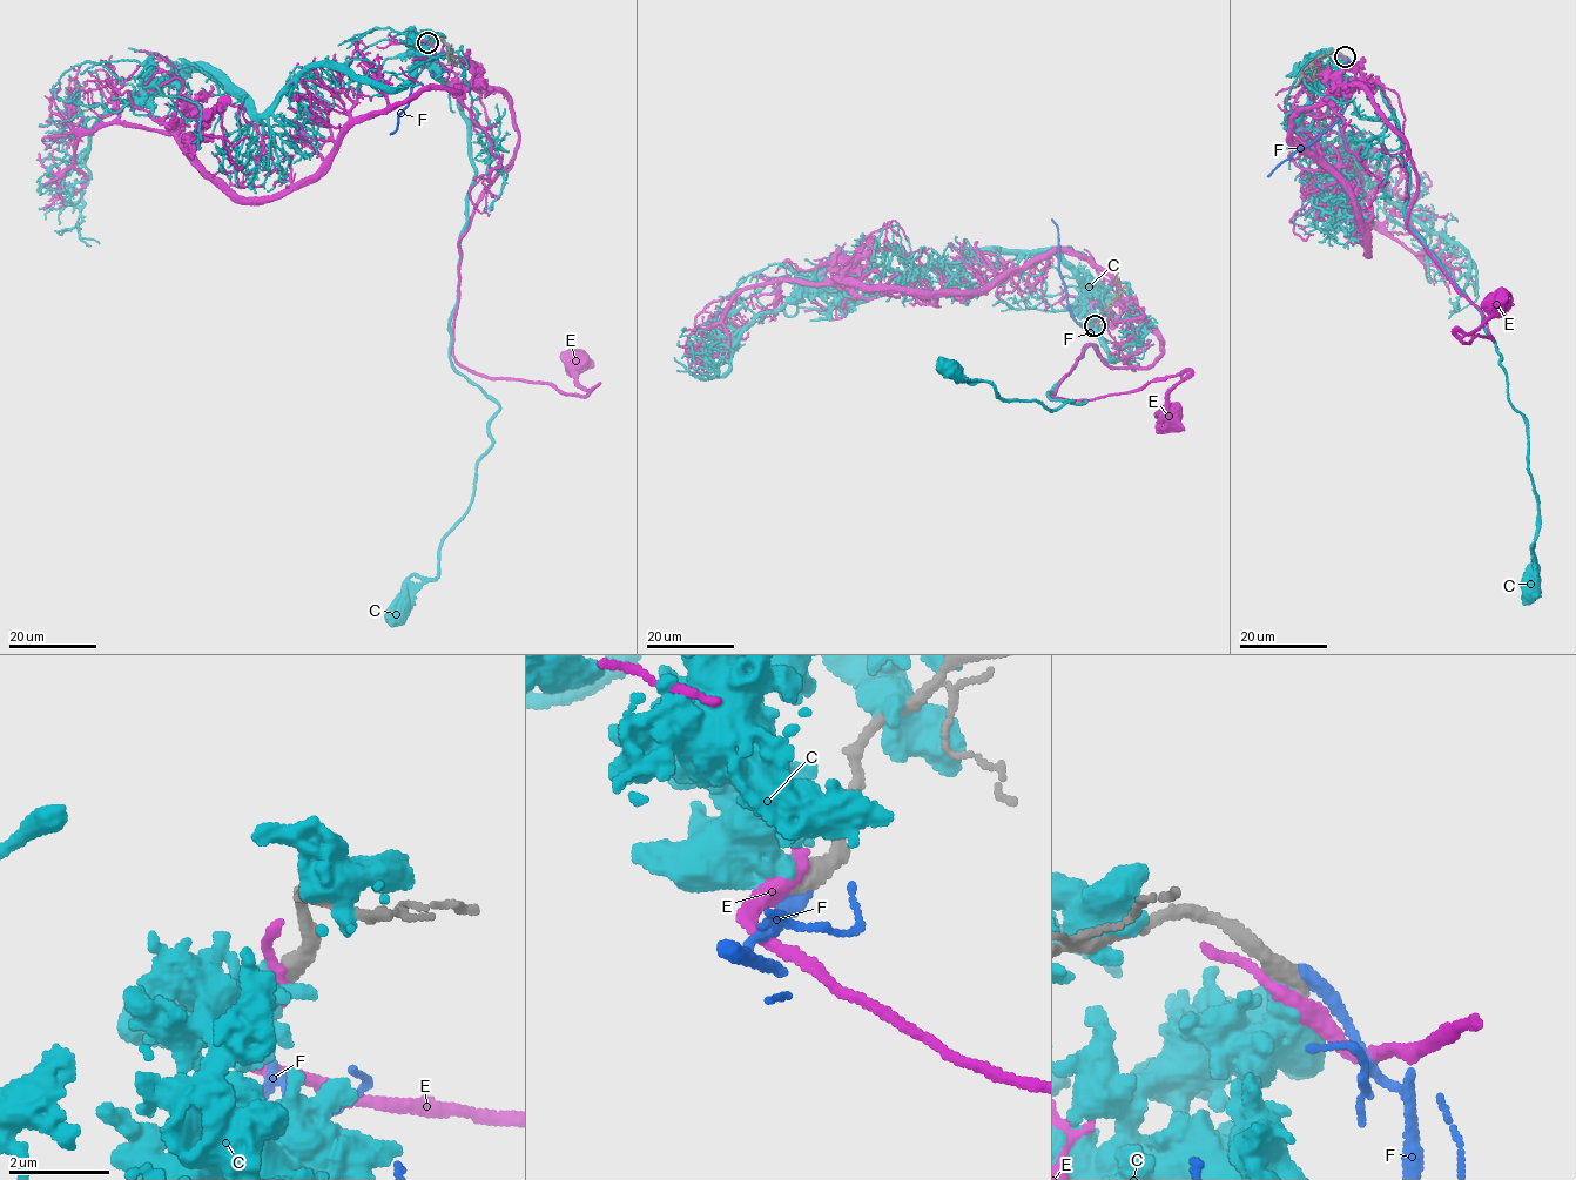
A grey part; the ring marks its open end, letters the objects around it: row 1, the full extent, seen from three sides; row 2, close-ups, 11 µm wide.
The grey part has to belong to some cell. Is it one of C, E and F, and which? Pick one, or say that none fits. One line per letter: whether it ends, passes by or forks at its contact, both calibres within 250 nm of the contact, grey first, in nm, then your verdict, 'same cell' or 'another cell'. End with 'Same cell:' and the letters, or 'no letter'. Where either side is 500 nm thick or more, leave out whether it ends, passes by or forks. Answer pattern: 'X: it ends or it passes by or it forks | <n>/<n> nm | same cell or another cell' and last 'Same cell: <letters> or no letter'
C: 400/600 nm | another cell
E: it passes by | 420/300 nm | another cell
F: it ends | 400/320 nm | same cell
Same cell: F

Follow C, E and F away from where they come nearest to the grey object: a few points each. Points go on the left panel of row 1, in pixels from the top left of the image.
C: (428, 44), (432, 68), (457, 93), (475, 174), (451, 364), (499, 409), (438, 575), (399, 607)
E: (428, 44), (464, 58), (510, 100), (519, 146), (459, 243), (455, 358), (489, 377), (587, 395), (578, 359)
F: (428, 44), (423, 69), (406, 107), (398, 116), (396, 129), (390, 133)

